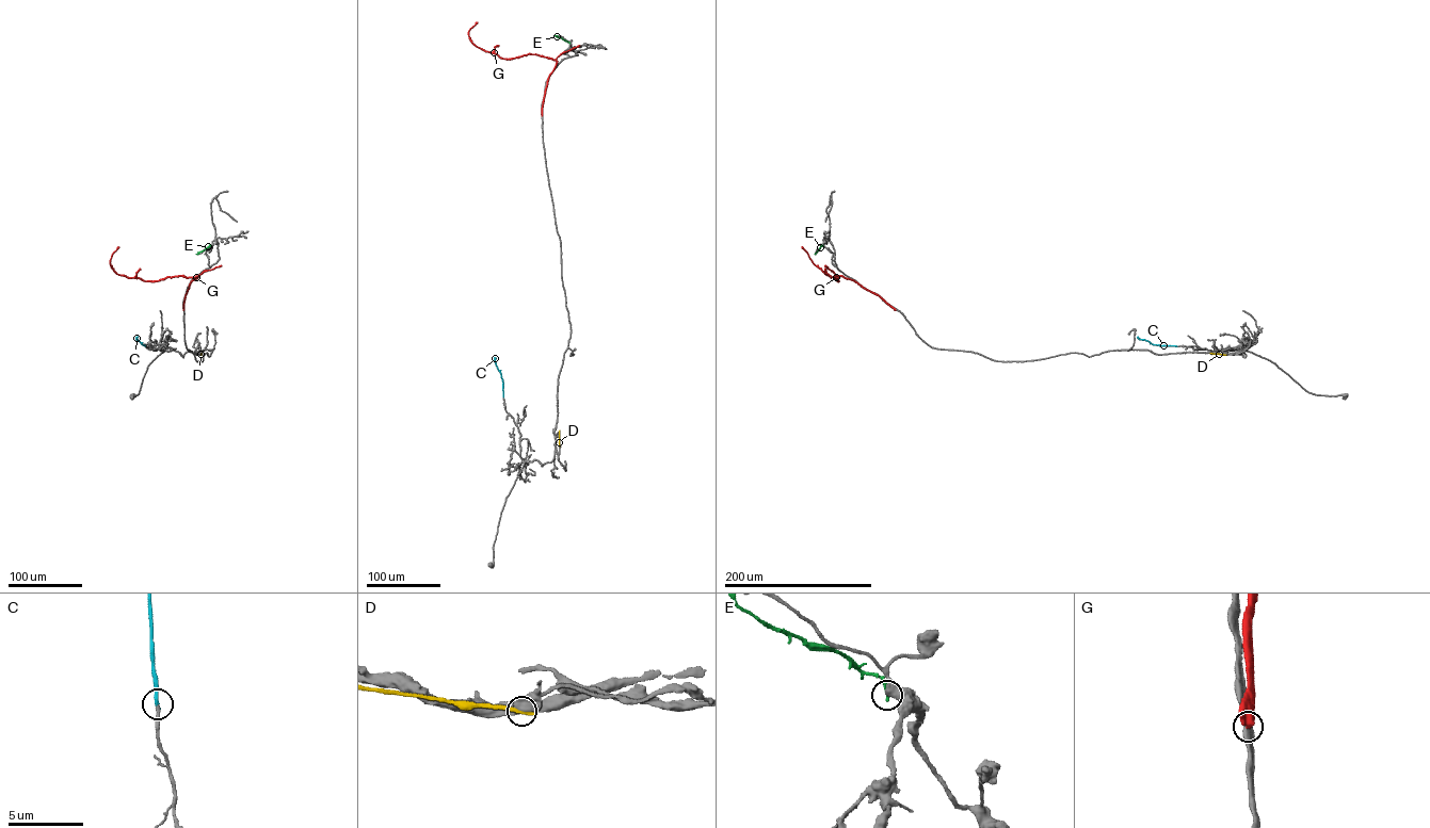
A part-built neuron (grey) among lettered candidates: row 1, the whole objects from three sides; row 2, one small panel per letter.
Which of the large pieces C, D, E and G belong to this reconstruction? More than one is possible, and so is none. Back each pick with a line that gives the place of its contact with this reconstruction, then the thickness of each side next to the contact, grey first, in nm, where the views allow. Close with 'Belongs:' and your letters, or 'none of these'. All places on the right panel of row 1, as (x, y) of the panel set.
C: (1176, 346) | 260/260 nm
Belongs: C

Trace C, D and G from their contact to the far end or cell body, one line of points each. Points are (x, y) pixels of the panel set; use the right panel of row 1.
C: (1176, 346), (1154, 344), (1137, 337)
D: (1225, 355), (1209, 353)
G: (895, 309), (853, 280), (834, 276), (837, 281), (825, 274), (802, 246)

